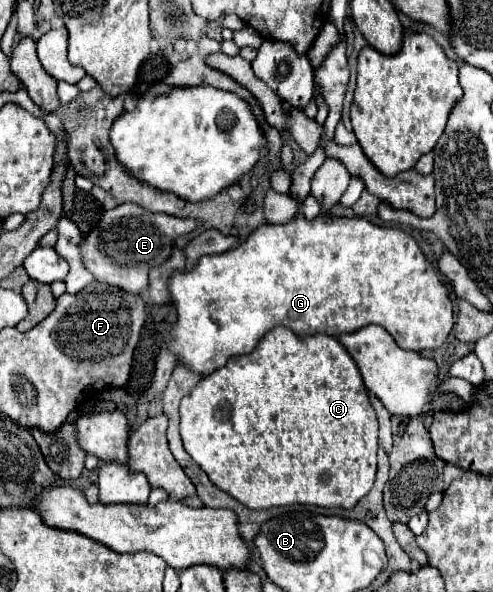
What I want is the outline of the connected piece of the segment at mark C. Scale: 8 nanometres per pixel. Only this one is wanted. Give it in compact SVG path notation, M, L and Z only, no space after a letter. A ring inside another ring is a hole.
M276 326L266 336L260 338L256 348L244 356L232 356L226 366L220 370L204 376L194 390L182 400L180 404L180 436L184 442L186 452L192 460L208 474L208 478L226 494L242 502L252 510L266 510L274 506L288 506L288 504L314 504L326 508L352 508L356 502L366 496L374 484L376 476L376 448L378 448L378 420L368 400L366 386L362 382L360 370L348 350L328 334L314 334L314 336L298 336L284 326Z

